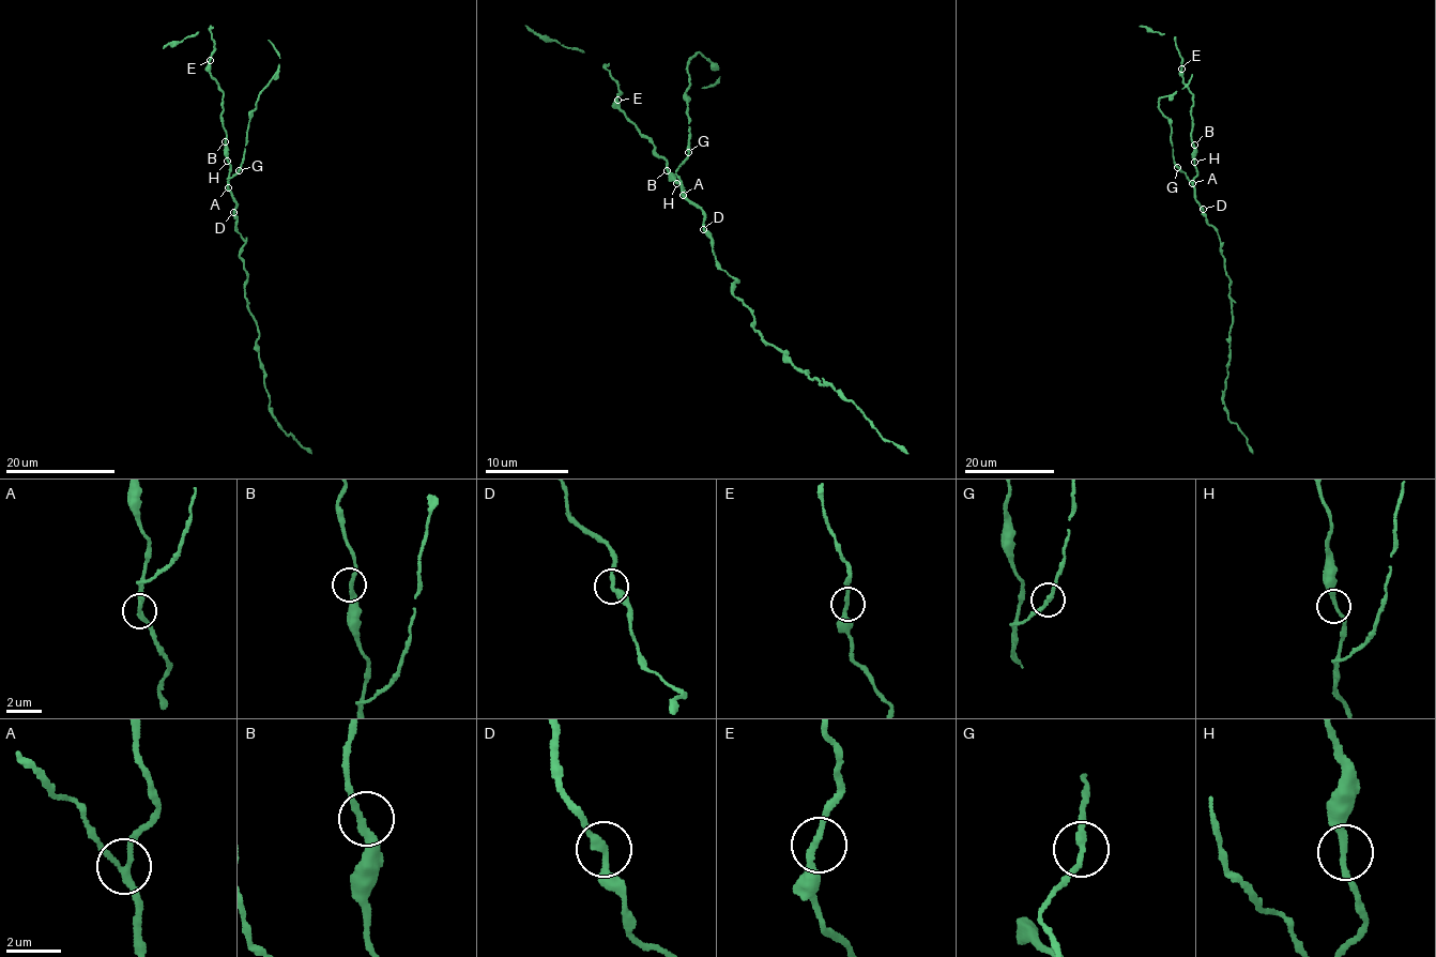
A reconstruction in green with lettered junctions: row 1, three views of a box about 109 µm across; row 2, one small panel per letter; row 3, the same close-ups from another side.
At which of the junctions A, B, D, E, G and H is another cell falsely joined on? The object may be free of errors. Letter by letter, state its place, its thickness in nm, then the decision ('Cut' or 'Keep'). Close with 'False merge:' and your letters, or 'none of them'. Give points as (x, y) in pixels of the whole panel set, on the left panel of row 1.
A: Place: (228, 187). Thickness 200 nm. Keep
B: Place: (225, 141). Thickness 240 nm. Keep
D: Place: (233, 212). Thickness 240 nm. Keep
E: Place: (210, 60). Thickness 220 nm. Keep
G: Place: (239, 170). Thickness 200 nm. Keep
H: Place: (227, 161). Thickness 200 nm. Keep
False merge: none of them

